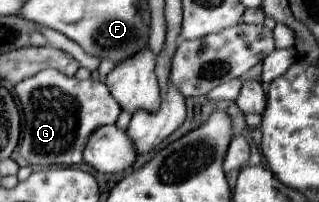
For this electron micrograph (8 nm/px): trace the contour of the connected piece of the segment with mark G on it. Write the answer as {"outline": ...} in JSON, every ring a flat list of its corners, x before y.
{"outline":[[54,68,18,82,16,96,20,98,24,112,24,140,20,144,20,154,28,164,42,168,48,168,50,164,80,164,90,134,100,126,114,124,122,112,104,82,92,78,78,80,76,76,64,76]]}

